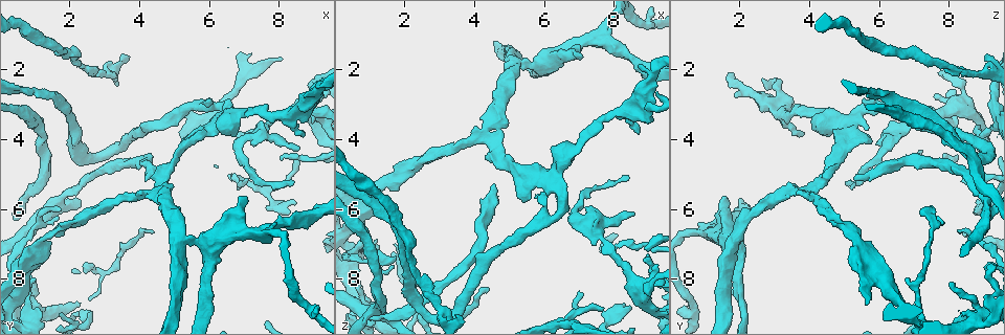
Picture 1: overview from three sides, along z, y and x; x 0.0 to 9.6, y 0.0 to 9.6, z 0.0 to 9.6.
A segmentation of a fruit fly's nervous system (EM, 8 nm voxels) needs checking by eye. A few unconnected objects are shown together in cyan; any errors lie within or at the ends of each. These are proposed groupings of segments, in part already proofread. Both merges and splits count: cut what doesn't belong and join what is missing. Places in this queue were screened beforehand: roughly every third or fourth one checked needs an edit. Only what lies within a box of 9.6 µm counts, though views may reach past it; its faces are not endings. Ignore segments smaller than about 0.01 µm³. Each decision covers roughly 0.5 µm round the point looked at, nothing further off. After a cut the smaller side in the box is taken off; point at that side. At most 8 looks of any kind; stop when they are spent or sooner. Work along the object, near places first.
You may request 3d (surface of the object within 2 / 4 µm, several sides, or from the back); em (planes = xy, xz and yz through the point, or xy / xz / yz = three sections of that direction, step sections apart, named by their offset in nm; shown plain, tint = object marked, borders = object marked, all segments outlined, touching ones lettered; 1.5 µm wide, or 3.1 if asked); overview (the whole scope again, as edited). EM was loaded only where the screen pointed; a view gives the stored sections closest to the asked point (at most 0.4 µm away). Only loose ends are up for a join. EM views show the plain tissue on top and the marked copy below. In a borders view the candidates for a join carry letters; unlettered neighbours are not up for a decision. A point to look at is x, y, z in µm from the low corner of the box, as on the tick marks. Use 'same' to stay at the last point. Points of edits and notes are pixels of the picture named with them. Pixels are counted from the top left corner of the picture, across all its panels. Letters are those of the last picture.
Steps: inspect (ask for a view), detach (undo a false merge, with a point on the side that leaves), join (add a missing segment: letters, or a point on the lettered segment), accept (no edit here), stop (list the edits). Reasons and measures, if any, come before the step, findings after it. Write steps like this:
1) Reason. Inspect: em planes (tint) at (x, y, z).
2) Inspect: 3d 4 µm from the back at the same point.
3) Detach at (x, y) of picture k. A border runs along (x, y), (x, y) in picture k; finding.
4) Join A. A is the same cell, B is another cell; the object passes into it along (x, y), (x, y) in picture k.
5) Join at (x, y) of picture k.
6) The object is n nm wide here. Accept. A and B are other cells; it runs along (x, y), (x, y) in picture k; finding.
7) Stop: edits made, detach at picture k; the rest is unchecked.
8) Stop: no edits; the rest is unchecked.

Branch stops here. Inspect: em planes (borders) at (3.50, 1.50, 9.05).

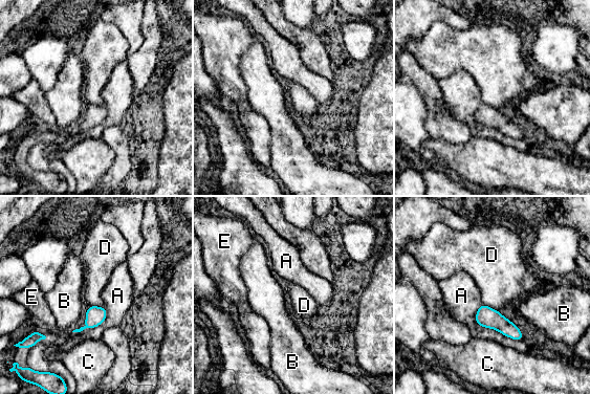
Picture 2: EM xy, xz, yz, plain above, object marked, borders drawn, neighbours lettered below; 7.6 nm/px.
Accept. A, B, C, D and E are other cells; a border runs along (479, 305), (479, 325), (522, 341) in picture 2; no lettered segment goes on from it.

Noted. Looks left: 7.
Branch stops here. Inspect: em xy step 4 (tint) at (5.55, 3.90, 5.80).

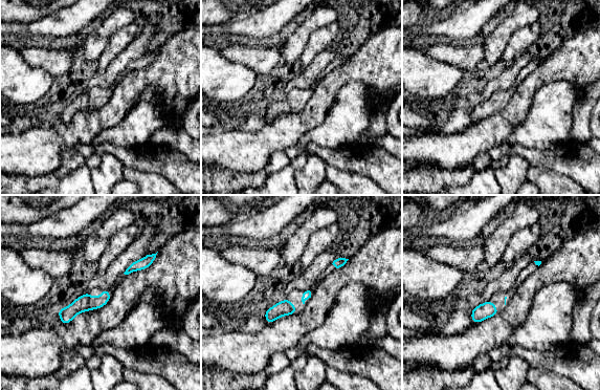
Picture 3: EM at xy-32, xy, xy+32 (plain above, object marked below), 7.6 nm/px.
Cut it another way. Inspect: em planes (borders) at the same point.

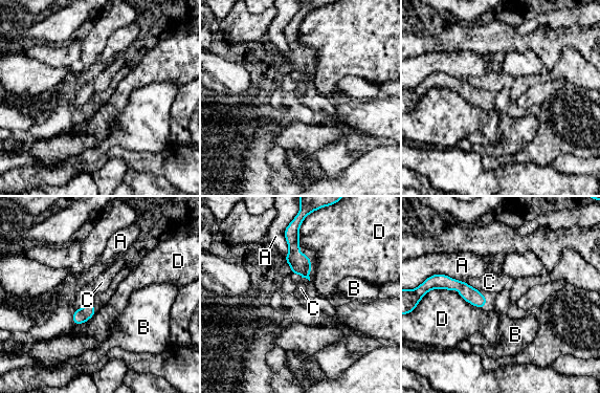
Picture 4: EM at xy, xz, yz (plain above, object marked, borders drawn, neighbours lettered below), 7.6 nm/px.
Accept. A, B, C and D are other cells; it runs along (442, 278), (483, 302) in picture 4; none of them fits.

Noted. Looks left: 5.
Calibre changes. Inspect: 3d 4 µm at (6.90, 3.20, 4.30).

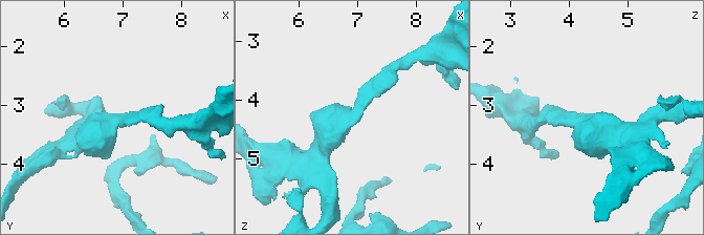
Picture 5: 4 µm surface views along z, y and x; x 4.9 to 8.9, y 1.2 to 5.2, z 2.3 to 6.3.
Need the tissue. Inspect: em yz step 4 (tint) at (6.95, 3.20, 4.25).

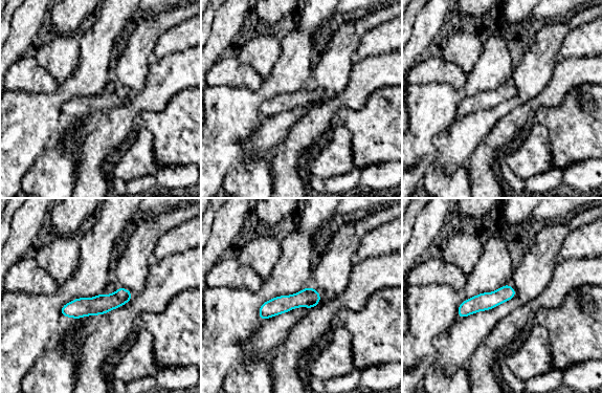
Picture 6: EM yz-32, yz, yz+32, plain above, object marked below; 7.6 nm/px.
Inspect: em planes (borders) at the same point.

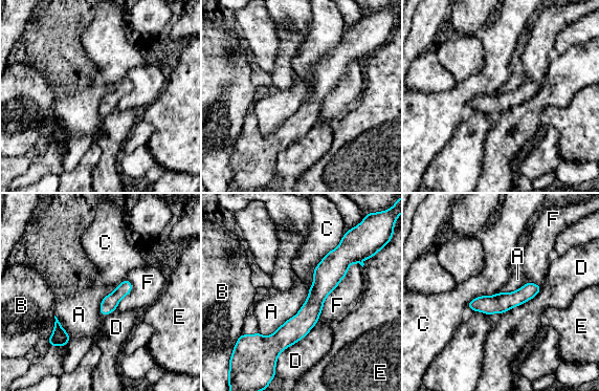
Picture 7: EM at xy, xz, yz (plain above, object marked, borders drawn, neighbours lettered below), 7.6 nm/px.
Accept. A, B, C, D, E and F are other cells; a border runs along (309, 287), (258, 331) in picture 7; continuous, no second cell.

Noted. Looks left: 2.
Stop: no edits; the rest is unchecked.

